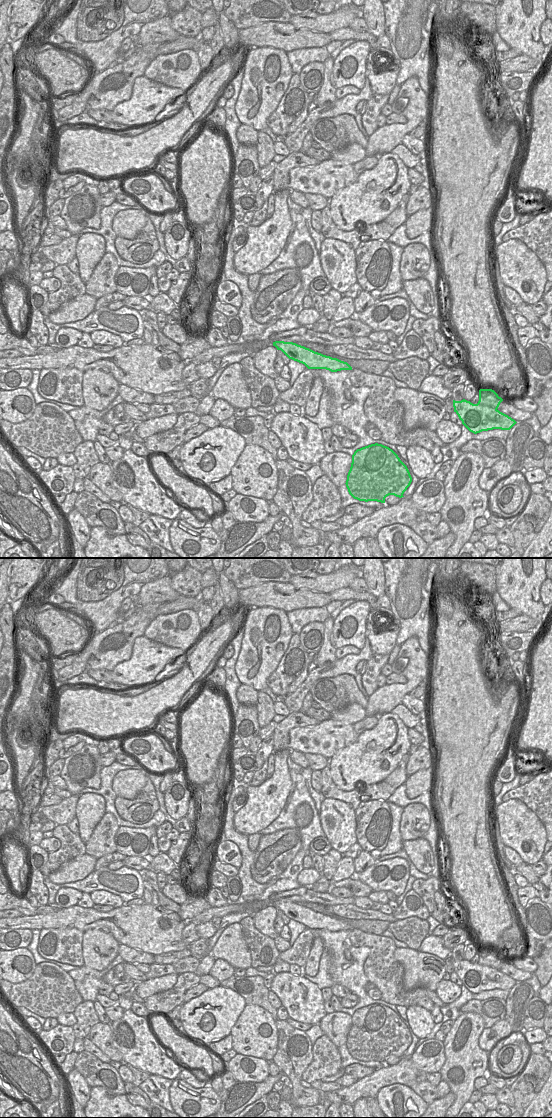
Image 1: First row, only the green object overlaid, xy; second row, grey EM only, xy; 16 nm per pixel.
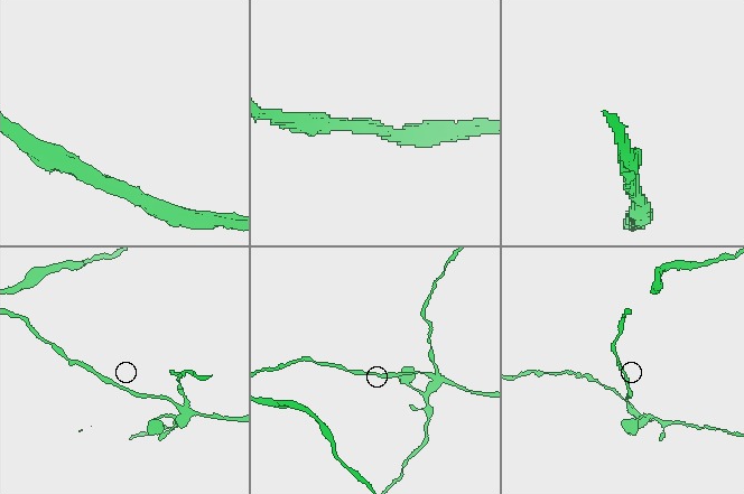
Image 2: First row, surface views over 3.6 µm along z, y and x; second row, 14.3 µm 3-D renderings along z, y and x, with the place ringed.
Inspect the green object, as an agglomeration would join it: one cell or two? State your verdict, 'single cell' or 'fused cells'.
fused cells

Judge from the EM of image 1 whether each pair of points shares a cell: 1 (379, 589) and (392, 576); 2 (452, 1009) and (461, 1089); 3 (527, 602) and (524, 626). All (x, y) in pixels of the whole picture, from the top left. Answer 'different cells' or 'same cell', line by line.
1: different cells
2: different cells
3: different cells

